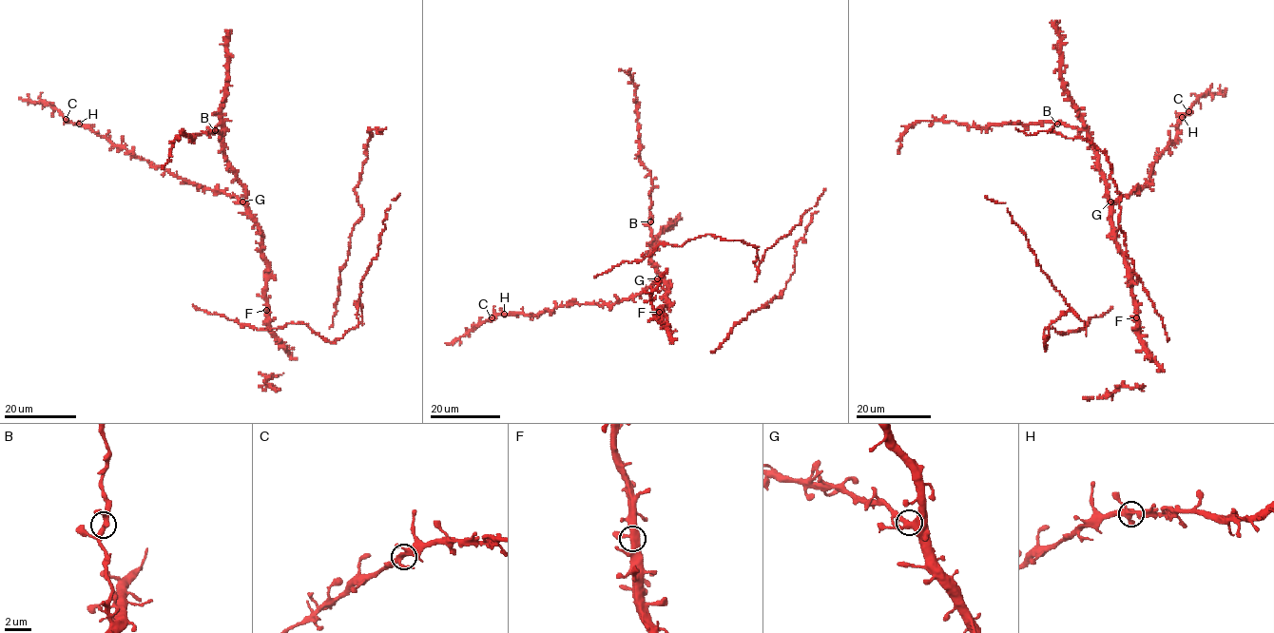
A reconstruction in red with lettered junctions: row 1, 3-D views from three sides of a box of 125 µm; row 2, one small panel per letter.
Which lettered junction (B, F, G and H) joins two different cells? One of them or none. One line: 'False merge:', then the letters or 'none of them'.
False merge: none of them

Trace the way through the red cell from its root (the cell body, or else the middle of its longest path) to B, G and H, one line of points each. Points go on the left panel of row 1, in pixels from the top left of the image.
B: (268, 308), (267, 261), (263, 256), (260, 230), (247, 206), (244, 185), (224, 152), (223, 136), (215, 130)
G: (268, 308), (267, 261), (263, 256), (260, 230), (242, 201)
H: (268, 308), (267, 261), (263, 256), (260, 230), (243, 203), (225, 192), (190, 184), (151, 165), (79, 124)

